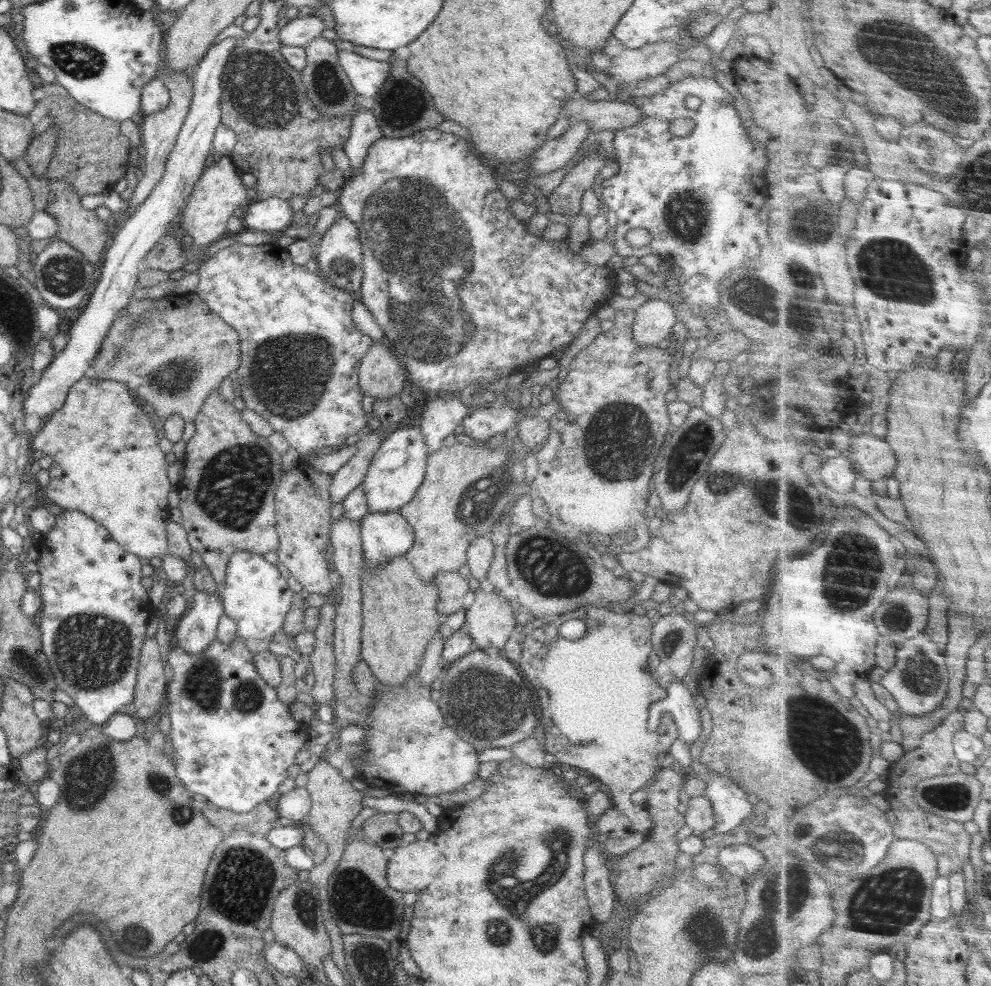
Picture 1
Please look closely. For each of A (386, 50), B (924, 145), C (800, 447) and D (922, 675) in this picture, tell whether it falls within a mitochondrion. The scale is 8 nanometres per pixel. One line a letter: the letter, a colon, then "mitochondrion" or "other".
A: other
B: mitochondrion
C: other
D: mitochondrion

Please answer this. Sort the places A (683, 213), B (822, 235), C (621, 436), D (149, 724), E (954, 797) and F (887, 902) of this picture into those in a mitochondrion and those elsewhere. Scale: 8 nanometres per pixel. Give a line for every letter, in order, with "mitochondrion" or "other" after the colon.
A: mitochondrion
B: mitochondrion
C: mitochondrion
D: other
E: mitochondrion
F: mitochondrion

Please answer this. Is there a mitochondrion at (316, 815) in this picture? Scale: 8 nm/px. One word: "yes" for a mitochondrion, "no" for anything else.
no

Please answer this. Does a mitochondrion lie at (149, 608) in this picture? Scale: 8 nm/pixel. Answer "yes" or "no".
no

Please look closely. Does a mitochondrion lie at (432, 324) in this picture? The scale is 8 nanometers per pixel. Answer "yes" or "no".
yes

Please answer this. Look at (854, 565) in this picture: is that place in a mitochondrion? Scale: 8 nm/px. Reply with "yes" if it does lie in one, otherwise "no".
yes

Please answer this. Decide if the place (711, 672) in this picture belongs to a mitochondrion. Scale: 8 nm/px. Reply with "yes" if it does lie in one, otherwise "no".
no

